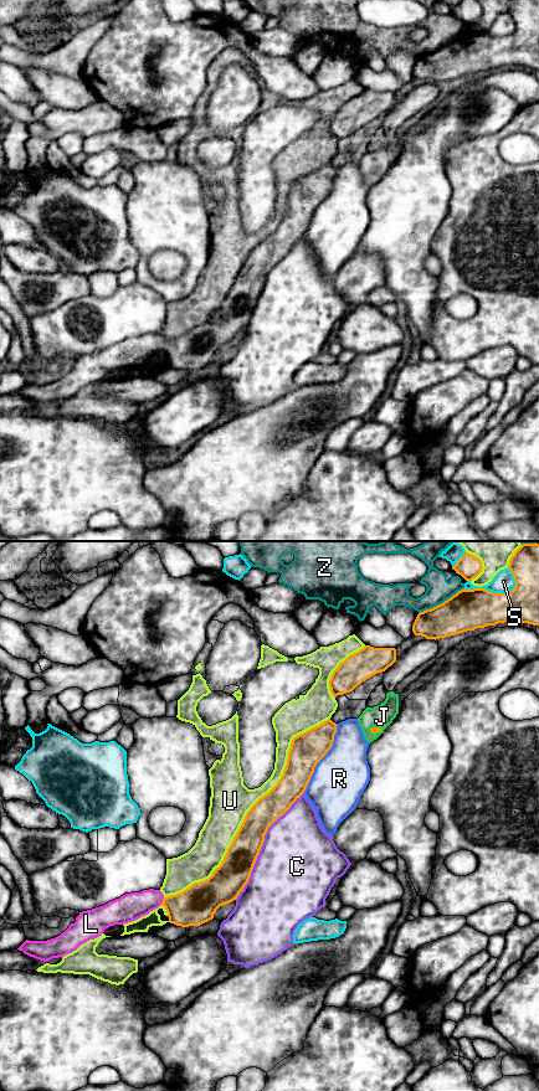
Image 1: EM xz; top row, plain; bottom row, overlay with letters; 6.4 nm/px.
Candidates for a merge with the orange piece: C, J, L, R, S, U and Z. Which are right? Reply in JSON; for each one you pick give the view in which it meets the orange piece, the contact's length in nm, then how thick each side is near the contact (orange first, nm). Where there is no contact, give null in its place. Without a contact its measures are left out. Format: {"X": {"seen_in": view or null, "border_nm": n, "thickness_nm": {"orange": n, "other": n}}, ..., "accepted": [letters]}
{"J": {"seen_in": "xz", "border_nm": 90, "thickness_nm": {"orange": 50, "other": 150}}, "L": {"seen_in": "xz", "border_nm": 50, "thickness_nm": {"orange": 260, "other": 180}}, "accepted": ["J", "L"]}

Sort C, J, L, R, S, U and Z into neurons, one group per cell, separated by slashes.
C / J L / R / S / U / Z

